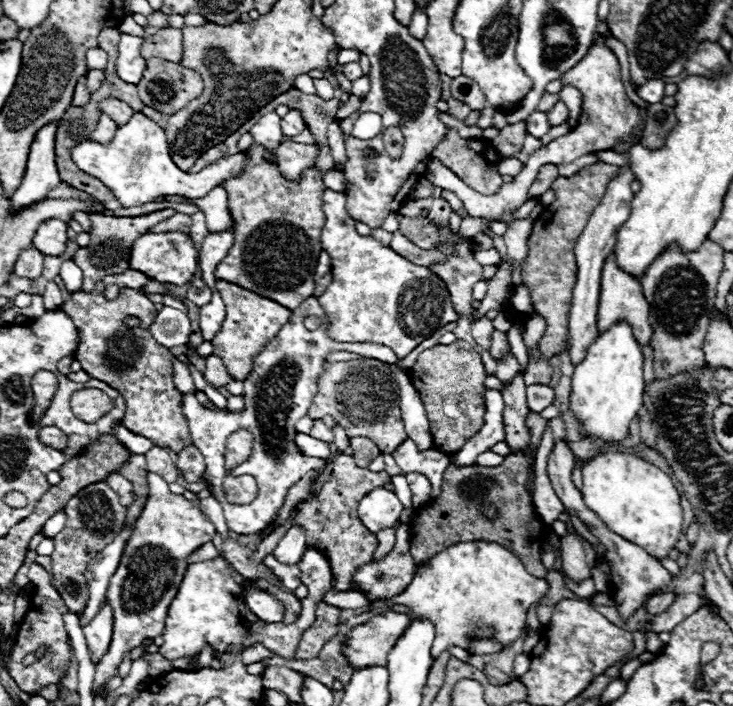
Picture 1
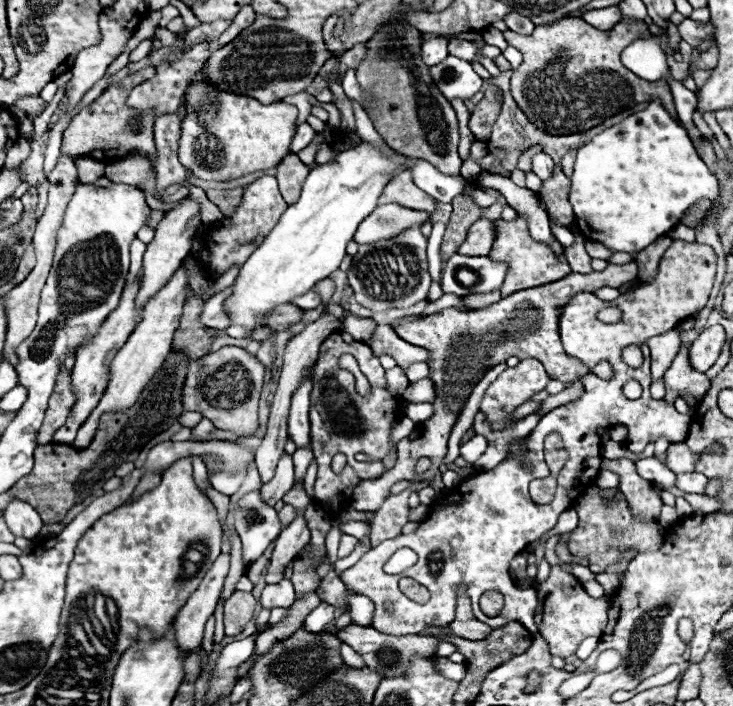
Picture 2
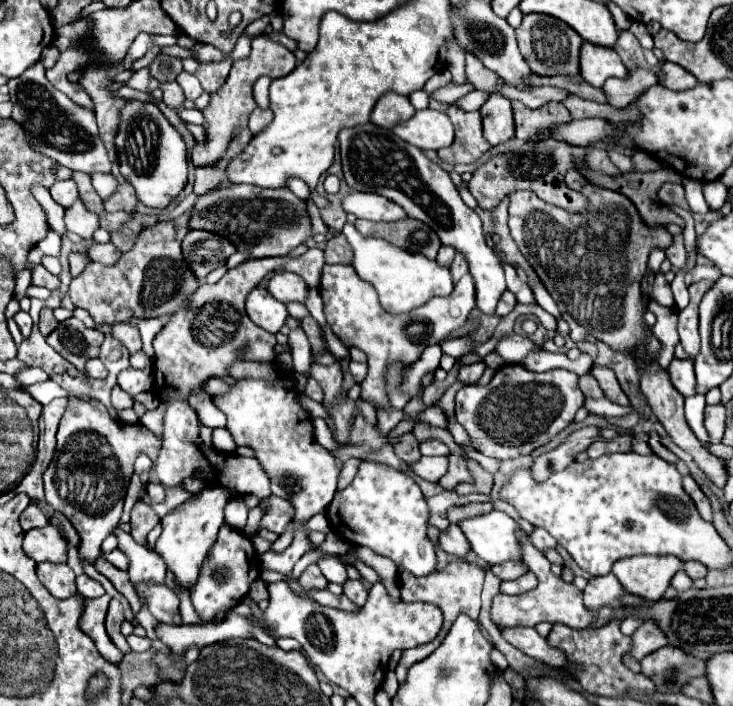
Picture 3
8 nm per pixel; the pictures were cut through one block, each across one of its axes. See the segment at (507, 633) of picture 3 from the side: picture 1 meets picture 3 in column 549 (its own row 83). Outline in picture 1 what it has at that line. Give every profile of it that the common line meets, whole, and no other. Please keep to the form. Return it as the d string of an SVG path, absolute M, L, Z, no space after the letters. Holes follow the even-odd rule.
M648 80L646 84L642 84L642 86L636 90L636 94L638 94L642 100L646 100L646 102L656 104L656 102L660 102L660 100L664 98L664 82L662 82L662 80Z

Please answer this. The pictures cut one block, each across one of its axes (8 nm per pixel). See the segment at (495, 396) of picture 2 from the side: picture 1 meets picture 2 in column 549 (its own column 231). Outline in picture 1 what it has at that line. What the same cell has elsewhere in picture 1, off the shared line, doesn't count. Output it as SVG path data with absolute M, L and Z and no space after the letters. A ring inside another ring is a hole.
M208 356L206 358L206 370L204 370L204 380L212 386L212 388L220 388L232 382L232 376L226 372L224 362L218 356Z

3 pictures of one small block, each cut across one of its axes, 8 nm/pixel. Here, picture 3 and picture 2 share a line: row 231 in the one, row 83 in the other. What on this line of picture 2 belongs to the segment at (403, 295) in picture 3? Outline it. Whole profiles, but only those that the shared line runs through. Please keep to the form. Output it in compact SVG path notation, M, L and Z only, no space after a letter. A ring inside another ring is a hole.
M352 68L346 70L346 74L342 78L342 88L344 88L344 92L346 92L348 98L356 98L364 106L364 96L362 96L362 90L360 90L360 86L356 82L356 76L354 76Z

